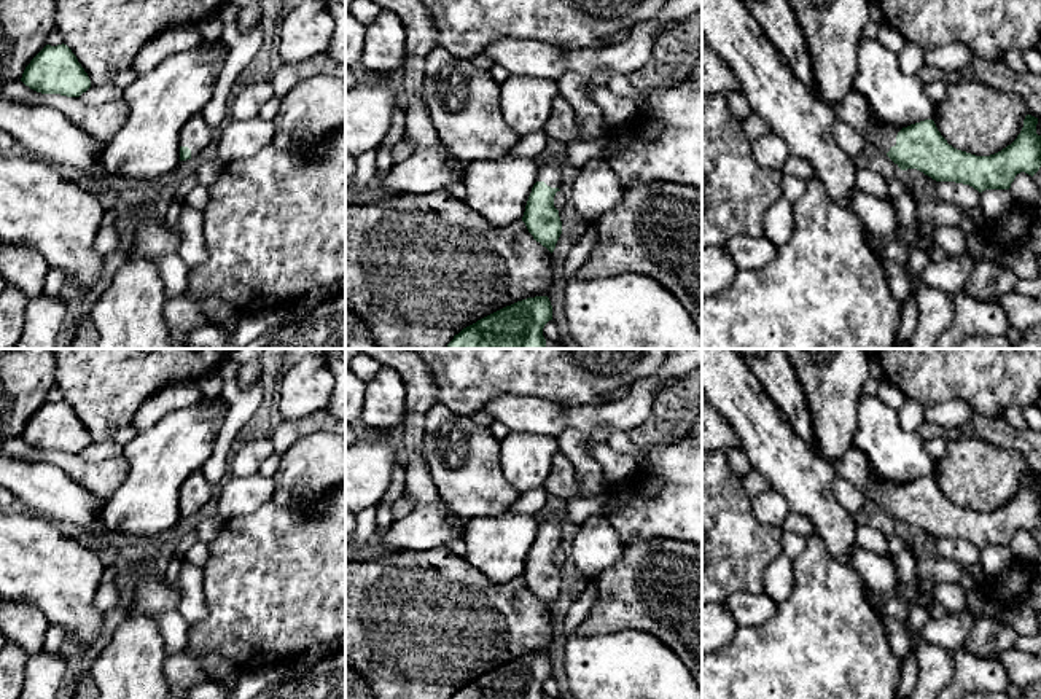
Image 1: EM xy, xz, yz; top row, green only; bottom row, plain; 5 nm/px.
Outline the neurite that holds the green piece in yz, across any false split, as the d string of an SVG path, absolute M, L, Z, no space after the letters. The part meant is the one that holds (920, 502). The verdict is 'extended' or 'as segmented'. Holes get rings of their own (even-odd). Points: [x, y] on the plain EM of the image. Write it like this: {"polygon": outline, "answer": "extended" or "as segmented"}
{"polygon": "M858 447L850 449L837 460L828 462L834 467L837 476L860 489L866 502L879 505L901 527L917 525L936 538L969 541L979 549L985 546L1009 546L1017 530L1025 529L1033 533L1041 524L1041 492L1036 490L1038 474L1031 471L1025 473L1023 484L1011 502L990 513L976 513L949 502L933 476L925 476L903 486L880 481L871 473L866 455Z", "answer": "extended"}

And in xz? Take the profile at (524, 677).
{"polygon": "M527 654L463 685L450 699L546 699L543 685L549 677L549 654Z", "answer": "as segmented"}

